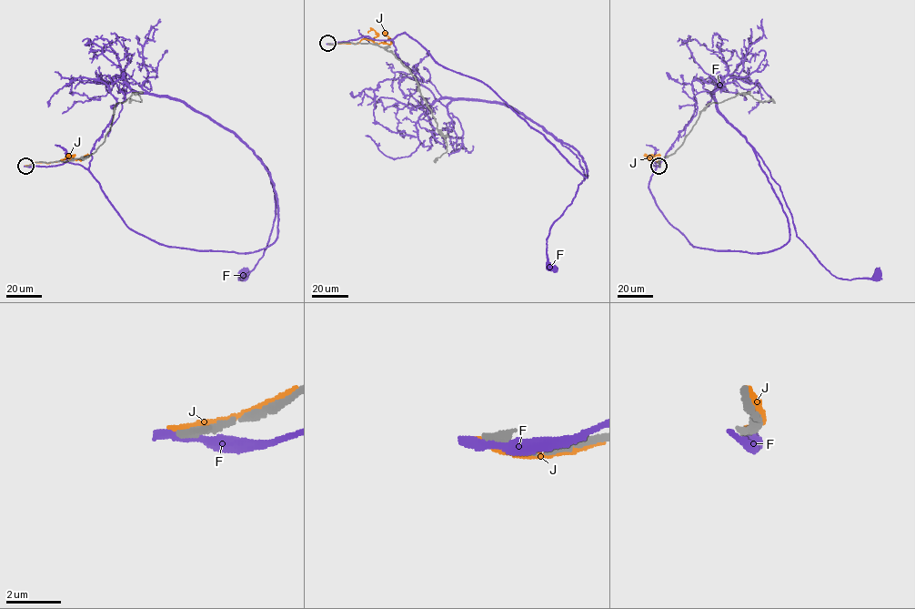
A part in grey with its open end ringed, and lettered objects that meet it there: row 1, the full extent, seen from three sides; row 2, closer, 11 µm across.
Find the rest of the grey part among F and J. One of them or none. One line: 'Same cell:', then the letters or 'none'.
Same cell: none

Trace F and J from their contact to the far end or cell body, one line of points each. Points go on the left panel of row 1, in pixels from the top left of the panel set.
F: (26, 166), (79, 164), (129, 228), (165, 245), (250, 253), (278, 222), (252, 150), (276, 214), (241, 277)
J: (28, 166), (36, 162), (76, 160), (87, 156), (80, 157)

